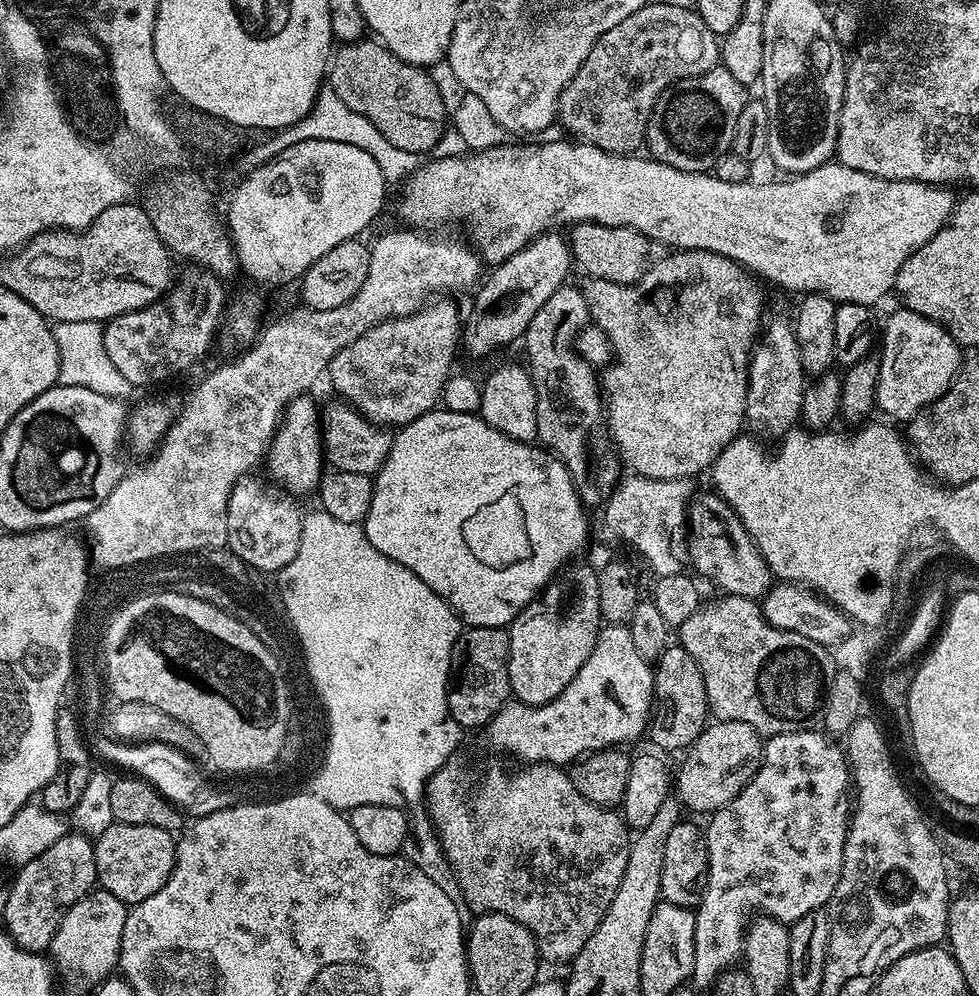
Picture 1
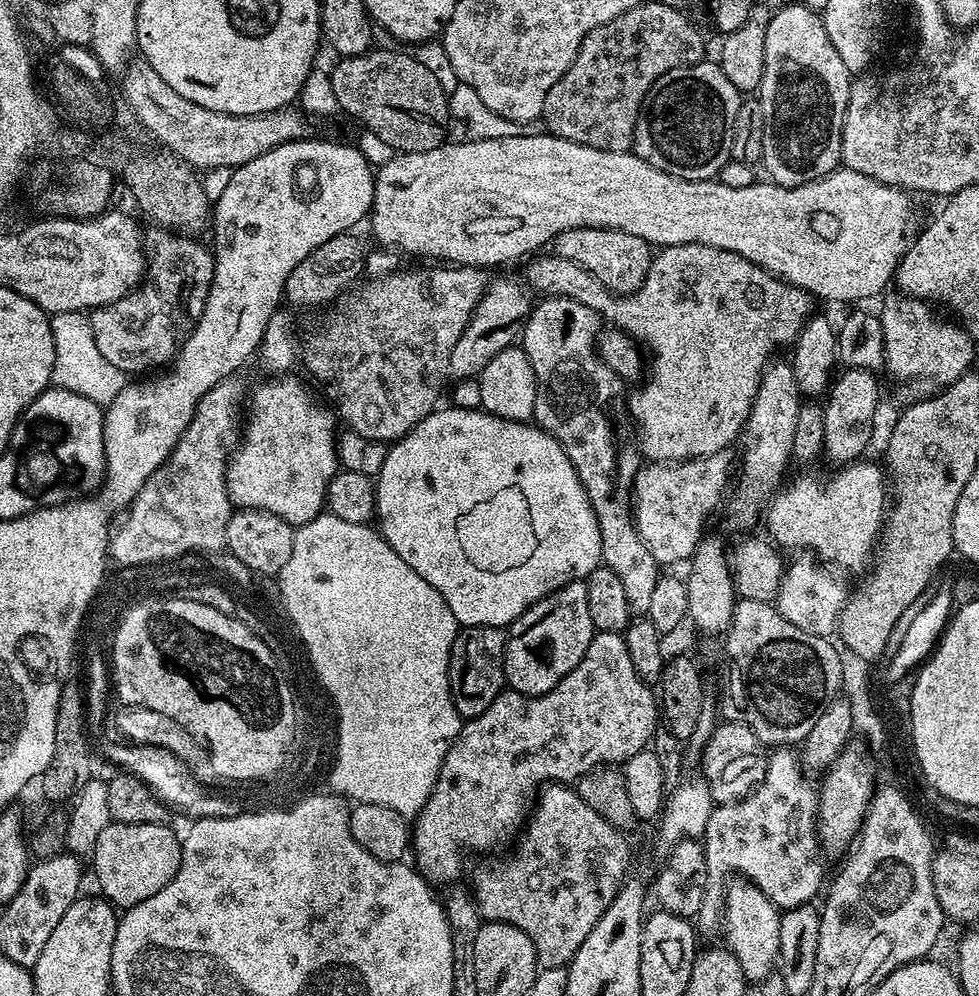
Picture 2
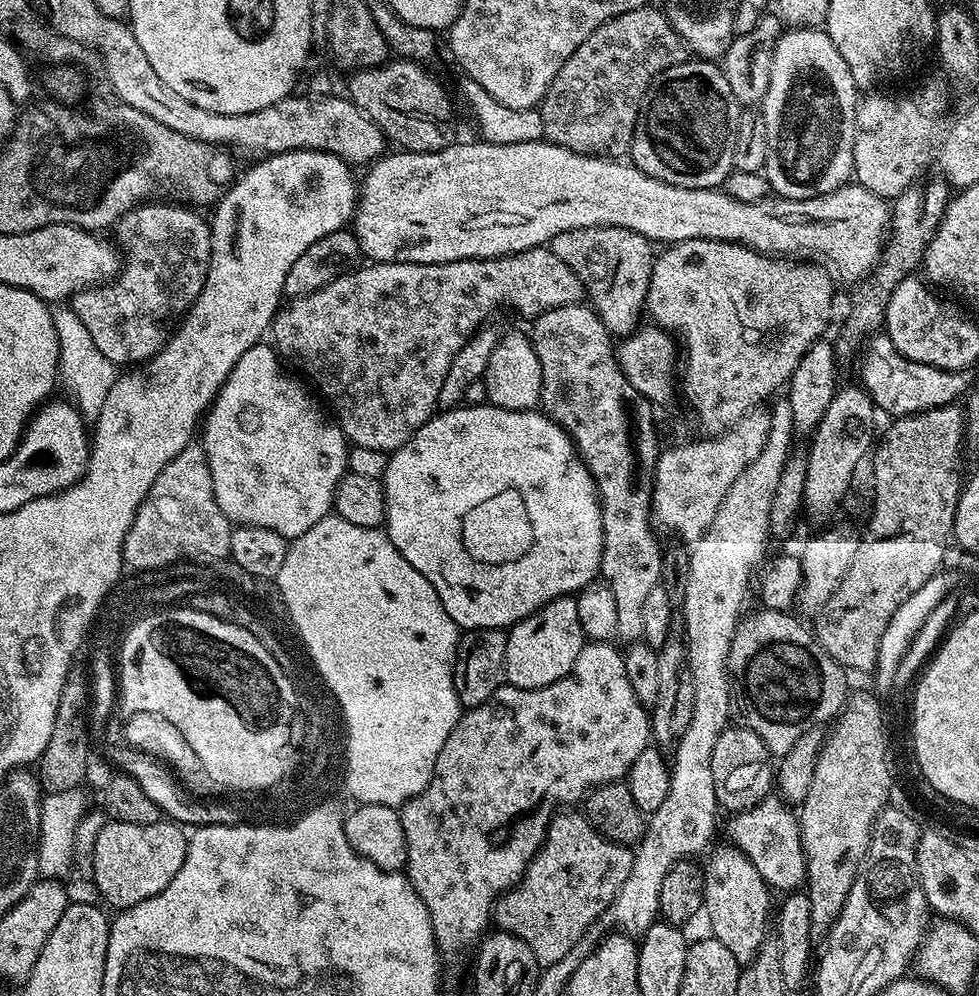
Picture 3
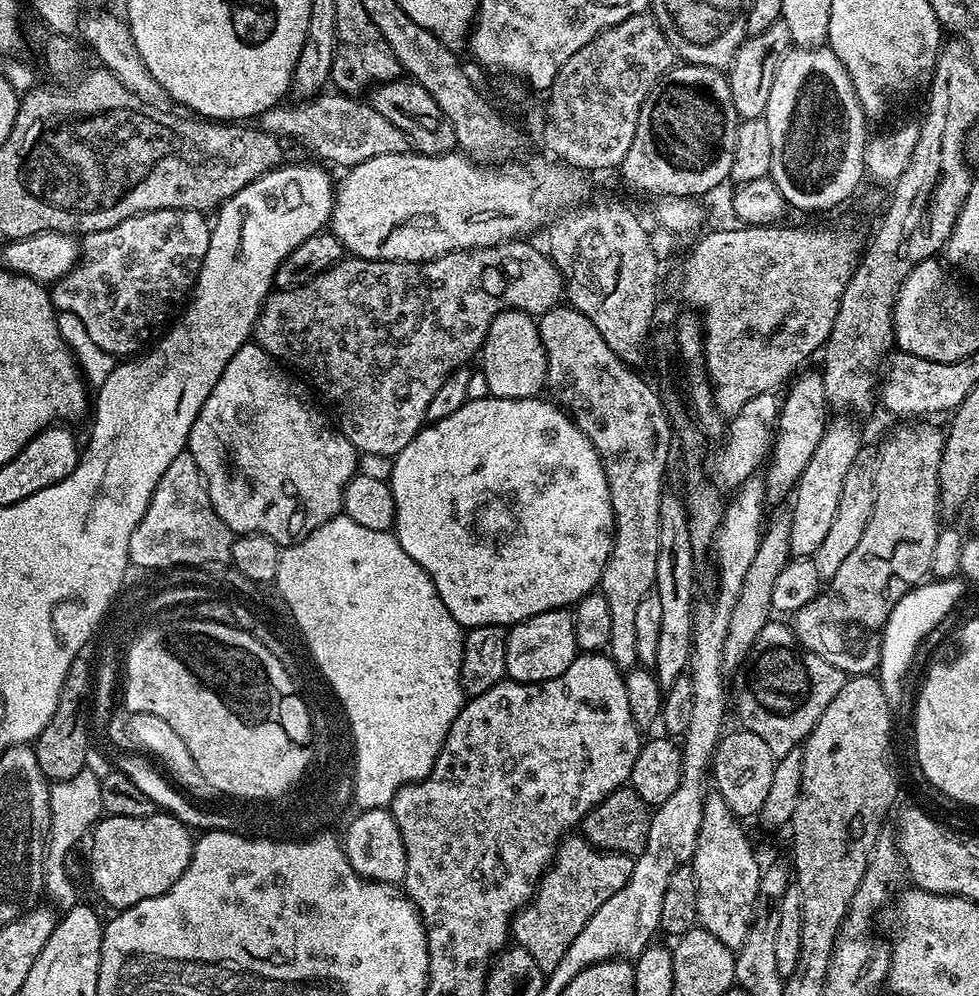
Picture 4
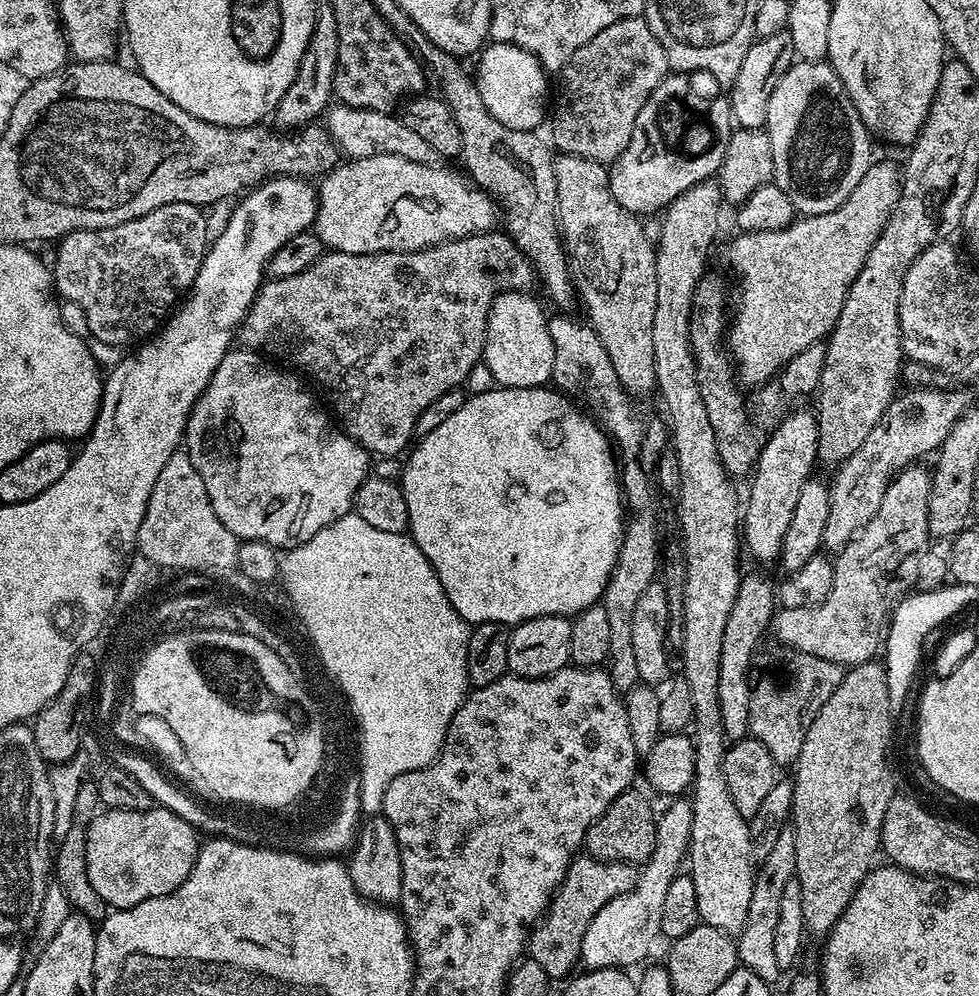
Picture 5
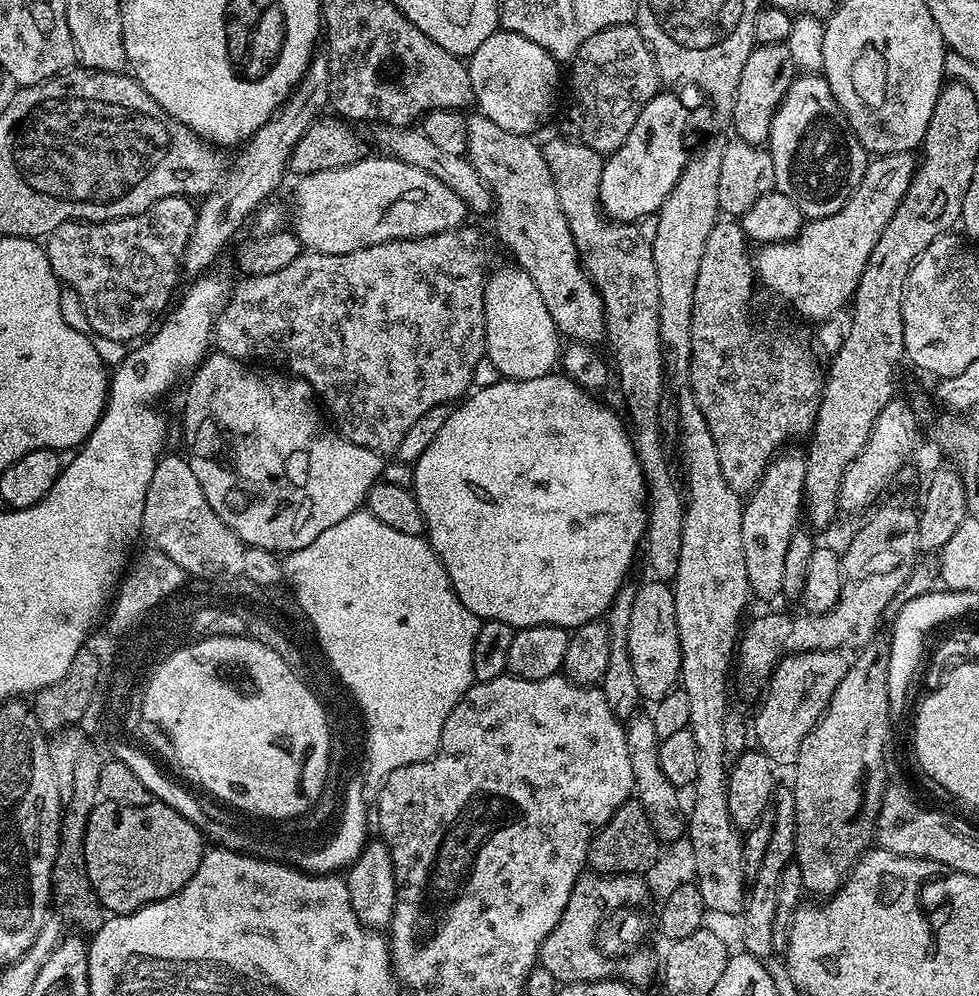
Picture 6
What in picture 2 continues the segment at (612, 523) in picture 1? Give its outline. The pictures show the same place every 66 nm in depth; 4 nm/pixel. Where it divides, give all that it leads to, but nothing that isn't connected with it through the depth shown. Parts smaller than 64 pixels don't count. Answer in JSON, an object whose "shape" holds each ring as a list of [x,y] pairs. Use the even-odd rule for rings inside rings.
{"shape":[[[704,456],[701,460],[682,460],[679,462],[648,462],[641,467],[640,471],[636,474],[636,483],[632,485],[632,519],[635,523],[638,534],[642,538],[642,542],[646,542],[646,550],[650,550],[650,554],[654,554],[656,563],[661,566],[667,566],[667,564],[676,564],[679,560],[683,562],[691,561],[693,554],[696,552],[696,548],[700,545],[702,537],[705,535],[704,523],[708,520],[708,515],[715,510],[720,504],[720,495],[725,492],[729,487],[728,484],[728,464],[724,461],[724,458],[720,456]]]}

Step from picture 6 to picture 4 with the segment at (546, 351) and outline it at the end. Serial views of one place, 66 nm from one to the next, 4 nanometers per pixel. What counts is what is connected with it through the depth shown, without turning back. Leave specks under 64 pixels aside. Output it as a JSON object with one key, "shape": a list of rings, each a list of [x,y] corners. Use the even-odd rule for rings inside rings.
{"shape":[[[499,312],[490,322],[490,330],[484,339],[483,356],[482,371],[486,374],[486,386],[490,386],[490,396],[530,398],[545,391],[548,378],[546,350],[540,337],[539,323],[527,312]]]}

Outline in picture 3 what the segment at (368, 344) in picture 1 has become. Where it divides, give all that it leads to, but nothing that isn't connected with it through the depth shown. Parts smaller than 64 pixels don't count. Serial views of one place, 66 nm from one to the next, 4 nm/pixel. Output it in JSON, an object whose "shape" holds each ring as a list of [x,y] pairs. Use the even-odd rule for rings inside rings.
{"shape":[[[548,246],[531,248],[525,252],[515,252],[509,256],[495,256],[485,260],[459,260],[458,262],[446,262],[445,264],[382,264],[368,262],[365,265],[365,268],[360,268],[361,266],[353,267],[351,270],[334,278],[328,285],[314,290],[313,293],[302,297],[294,297],[287,302],[281,303],[275,318],[272,320],[270,340],[277,353],[289,365],[297,364],[320,387],[321,394],[332,403],[333,409],[331,408],[331,411],[334,413],[340,429],[353,445],[370,446],[370,450],[382,450],[389,454],[401,448],[427,420],[432,419],[438,408],[438,394],[442,390],[442,381],[446,379],[446,370],[450,370],[450,362],[454,362],[454,354],[458,354],[458,350],[462,350],[462,346],[466,346],[468,339],[475,332],[480,331],[482,325],[487,321],[484,319],[491,312],[496,312],[499,308],[504,307],[517,308],[522,315],[528,316],[527,318],[535,318],[551,308],[574,306],[585,299],[584,286],[579,280],[578,274],[565,262],[562,262],[561,258],[558,258],[558,255],[554,254],[551,247]]]}

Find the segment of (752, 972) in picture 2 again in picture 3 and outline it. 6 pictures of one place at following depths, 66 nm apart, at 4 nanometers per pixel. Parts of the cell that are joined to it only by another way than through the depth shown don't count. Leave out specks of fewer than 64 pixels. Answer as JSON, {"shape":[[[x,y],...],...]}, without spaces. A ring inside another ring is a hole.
{"shape":[[[731,846],[711,849],[712,857],[704,869],[704,907],[703,915],[708,915],[708,924],[712,927],[711,935],[742,966],[755,958],[770,932],[770,912],[768,916],[768,883],[758,874],[754,862],[746,858],[738,849]]]}

